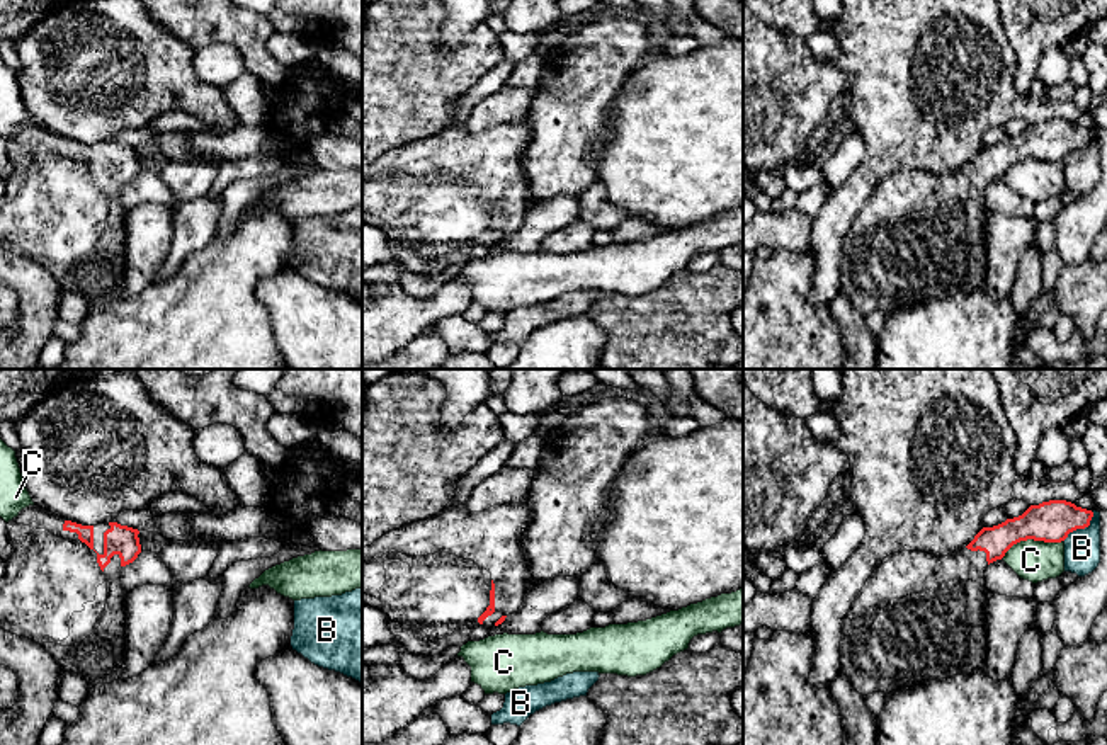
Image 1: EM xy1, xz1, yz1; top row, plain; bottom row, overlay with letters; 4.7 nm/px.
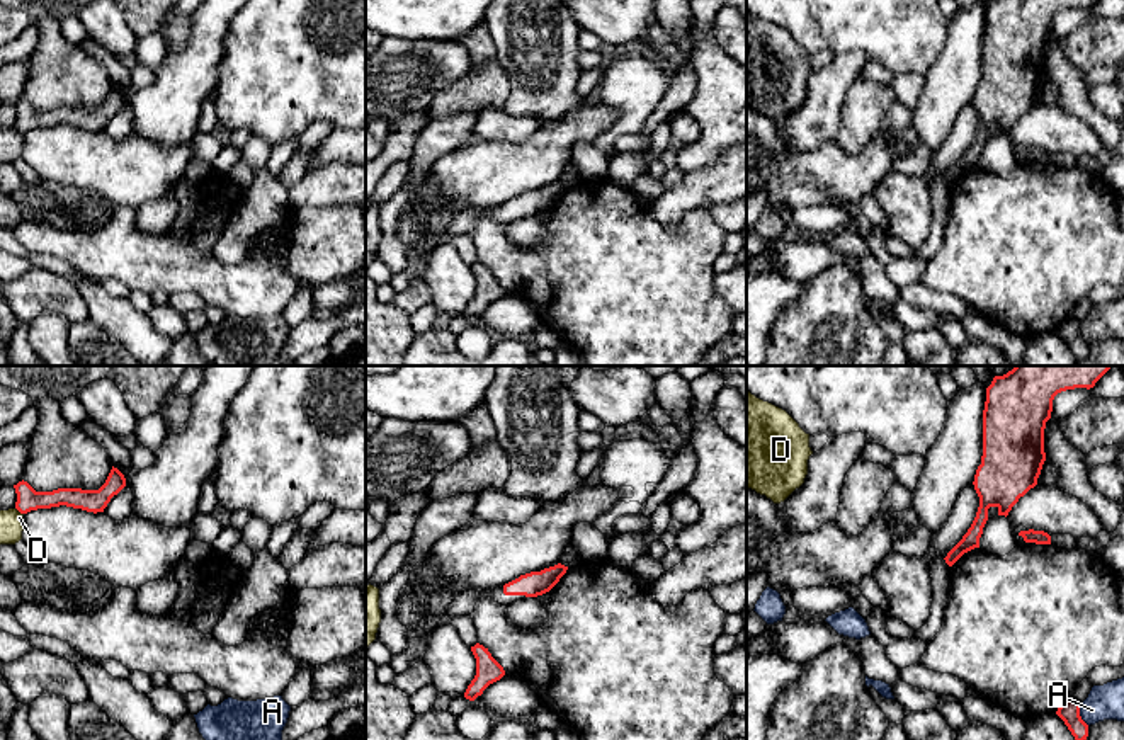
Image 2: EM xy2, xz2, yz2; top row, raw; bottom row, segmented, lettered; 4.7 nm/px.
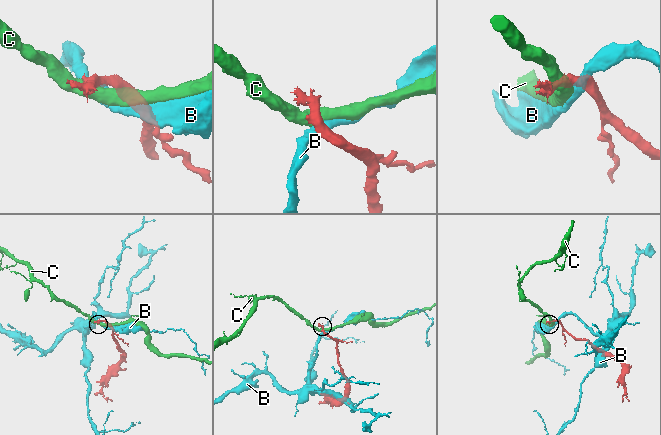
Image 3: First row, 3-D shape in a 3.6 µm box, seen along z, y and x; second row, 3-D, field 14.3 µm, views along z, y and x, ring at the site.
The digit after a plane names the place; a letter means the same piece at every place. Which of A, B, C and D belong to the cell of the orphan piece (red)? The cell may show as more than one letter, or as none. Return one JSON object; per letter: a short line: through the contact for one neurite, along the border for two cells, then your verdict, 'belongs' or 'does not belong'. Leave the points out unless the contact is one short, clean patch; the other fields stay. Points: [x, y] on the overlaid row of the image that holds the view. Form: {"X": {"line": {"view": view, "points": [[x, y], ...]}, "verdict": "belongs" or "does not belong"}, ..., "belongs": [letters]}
{"A": {"verdict": "does not belong"}, "B": {"line": {"view": "yz1", "points": [[1094, 512], [1087, 526], [1073, 529], [1063, 541]]}, "verdict": "does not belong"}, "C": {"line": {"view": "yz1", "points": [[1061, 540], [1021, 540], [1002, 557]]}, "verdict": "does not belong"}, "D": {"line": {"view": "xy2", "points": [[16, 507], [22, 514]]}, "verdict": "does not belong"}, "belongs": []}

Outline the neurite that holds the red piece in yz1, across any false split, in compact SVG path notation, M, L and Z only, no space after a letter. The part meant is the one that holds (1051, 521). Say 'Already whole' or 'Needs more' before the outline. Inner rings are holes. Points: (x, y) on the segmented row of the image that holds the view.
Needs more. M1049 500L983 527L957 553L886 556L842 624L840 672L867 696L985 670L988 565L1020 541L1061 543L1092 517L1071 502Z

